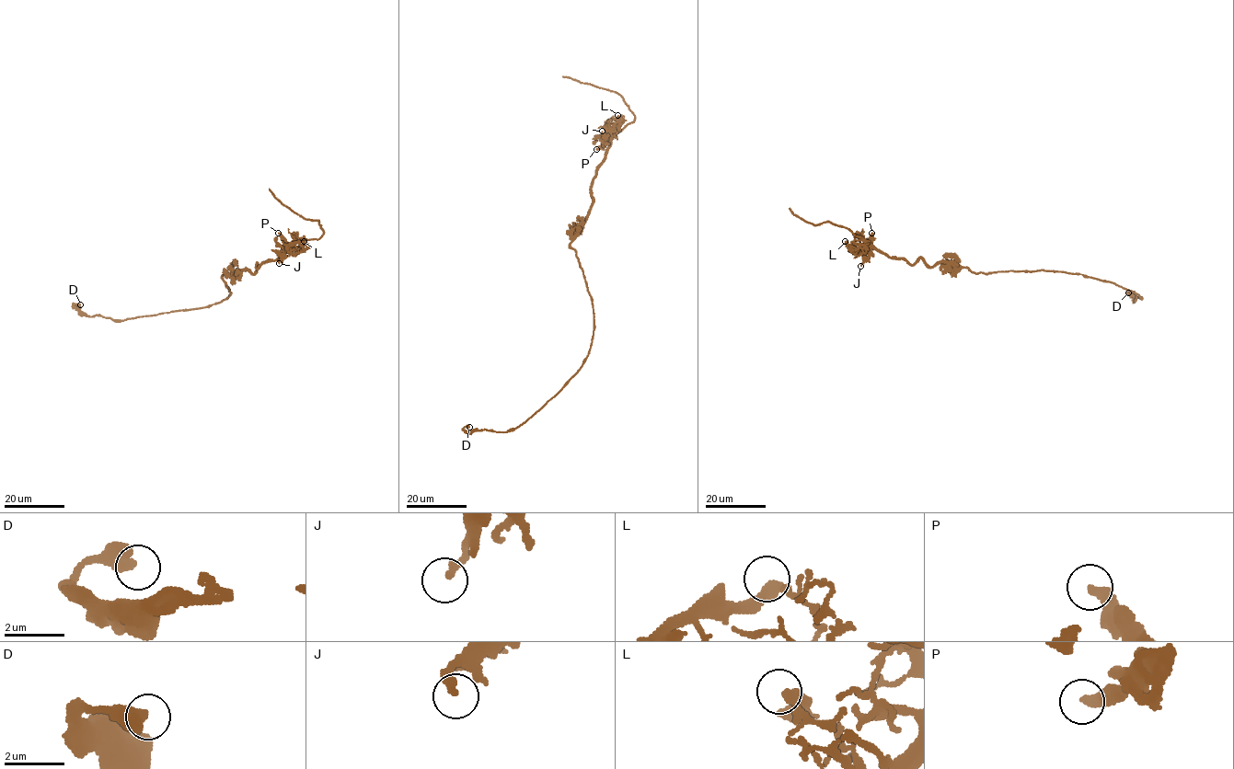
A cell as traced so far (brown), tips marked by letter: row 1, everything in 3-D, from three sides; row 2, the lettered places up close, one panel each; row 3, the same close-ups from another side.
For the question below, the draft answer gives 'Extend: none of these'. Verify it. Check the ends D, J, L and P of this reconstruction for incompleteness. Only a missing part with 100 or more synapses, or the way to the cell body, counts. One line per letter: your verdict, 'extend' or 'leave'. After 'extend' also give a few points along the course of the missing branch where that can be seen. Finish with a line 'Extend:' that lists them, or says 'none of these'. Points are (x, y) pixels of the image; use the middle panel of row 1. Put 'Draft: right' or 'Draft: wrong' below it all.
D: leave
J: leave
L: leave
P: leave
Extend: none of these
Draft: right

